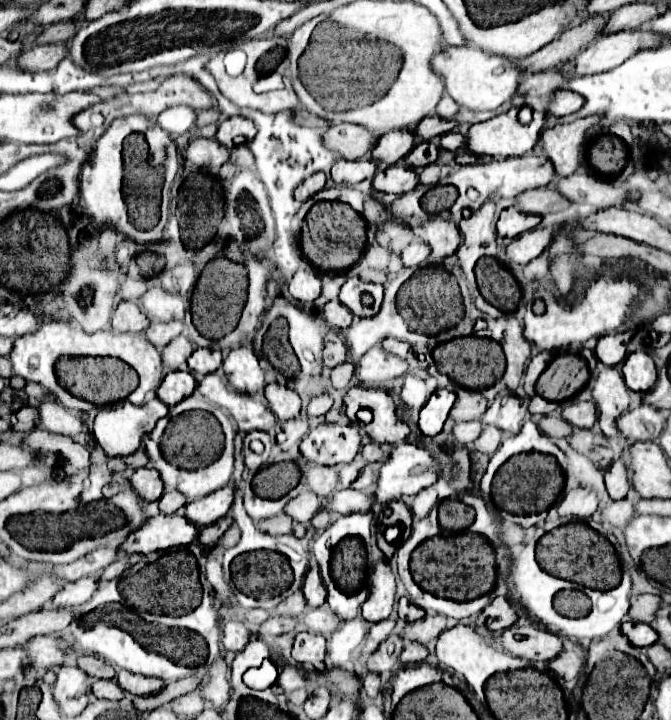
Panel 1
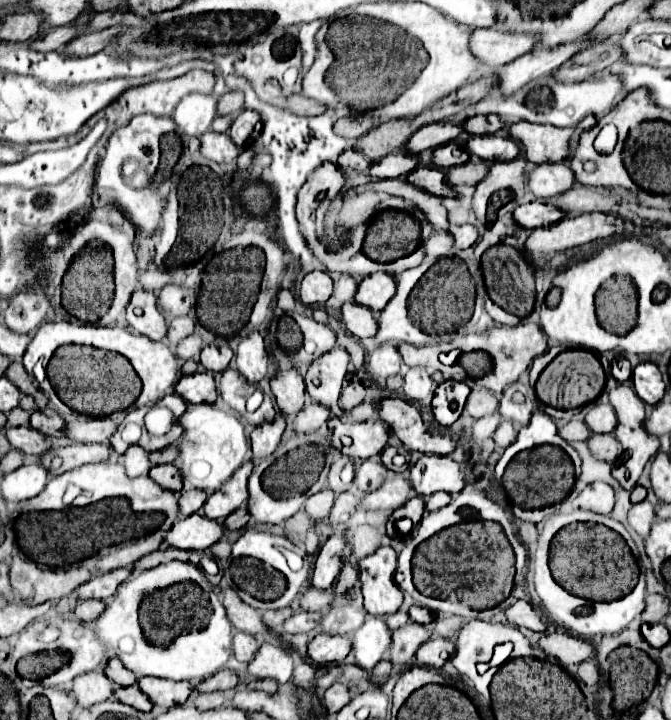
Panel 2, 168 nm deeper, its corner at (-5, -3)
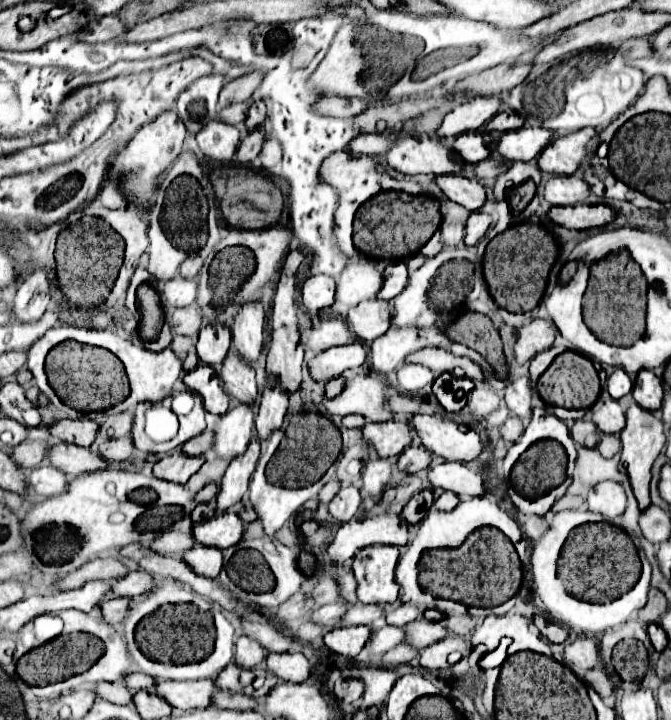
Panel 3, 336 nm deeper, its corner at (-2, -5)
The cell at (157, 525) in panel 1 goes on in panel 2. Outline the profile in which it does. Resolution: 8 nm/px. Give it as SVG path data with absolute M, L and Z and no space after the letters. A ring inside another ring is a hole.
M191 514L189 518L175 524L167 536L167 542L183 550L205 550L219 542L225 534L225 526L217 520L205 518L201 514Z

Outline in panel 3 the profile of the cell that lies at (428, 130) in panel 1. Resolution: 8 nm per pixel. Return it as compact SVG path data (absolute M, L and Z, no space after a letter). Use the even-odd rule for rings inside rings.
M506 110L502 114L496 114L492 120L488 120L484 128L486 128L486 132L508 132L508 130L522 128L522 124L524 124L522 116L518 116L512 110Z

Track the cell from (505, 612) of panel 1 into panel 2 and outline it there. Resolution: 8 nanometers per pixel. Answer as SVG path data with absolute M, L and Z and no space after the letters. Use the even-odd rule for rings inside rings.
M517 600L511 608L507 608L507 620L517 624L517 626L525 626L525 628L531 628L535 632L545 632L547 630L547 624L539 618L539 614L531 608L529 602L525 600Z

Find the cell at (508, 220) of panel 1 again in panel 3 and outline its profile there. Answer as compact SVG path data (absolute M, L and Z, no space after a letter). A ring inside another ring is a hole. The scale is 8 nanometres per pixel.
M578 204L578 206L552 206L548 210L548 220L558 224L558 226L566 226L566 228L574 228L574 230L586 230L586 228L594 228L594 226L606 226L608 222L614 220L614 210L604 206L604 204Z

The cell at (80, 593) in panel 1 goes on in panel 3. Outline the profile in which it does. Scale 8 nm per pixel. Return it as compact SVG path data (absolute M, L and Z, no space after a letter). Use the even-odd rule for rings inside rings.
M132 570L124 578L118 578L112 584L112 594L116 596L138 596L150 592L154 586L154 580L144 570Z

